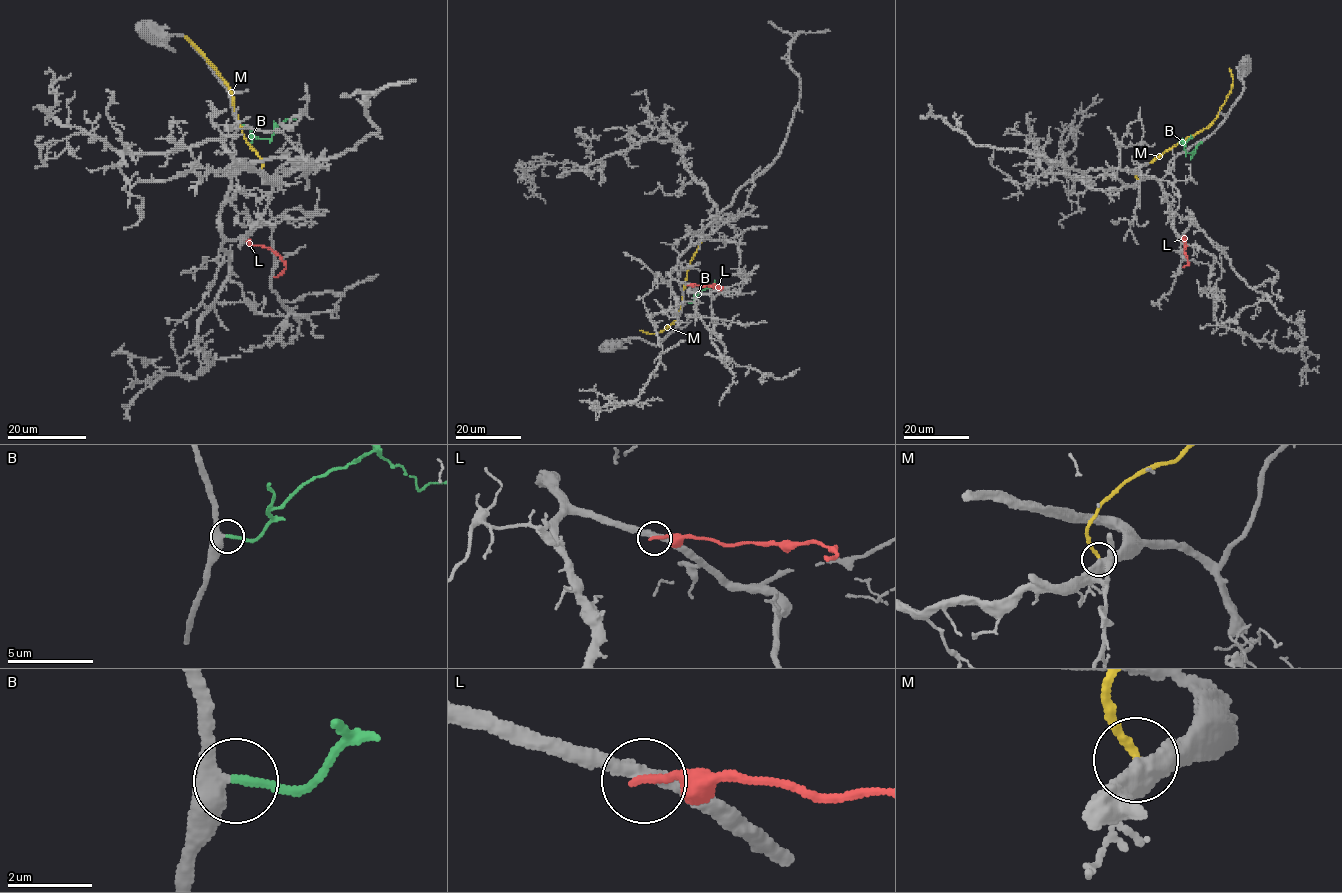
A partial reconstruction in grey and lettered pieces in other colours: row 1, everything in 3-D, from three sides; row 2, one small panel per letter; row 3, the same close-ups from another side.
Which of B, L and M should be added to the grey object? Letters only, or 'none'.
B

